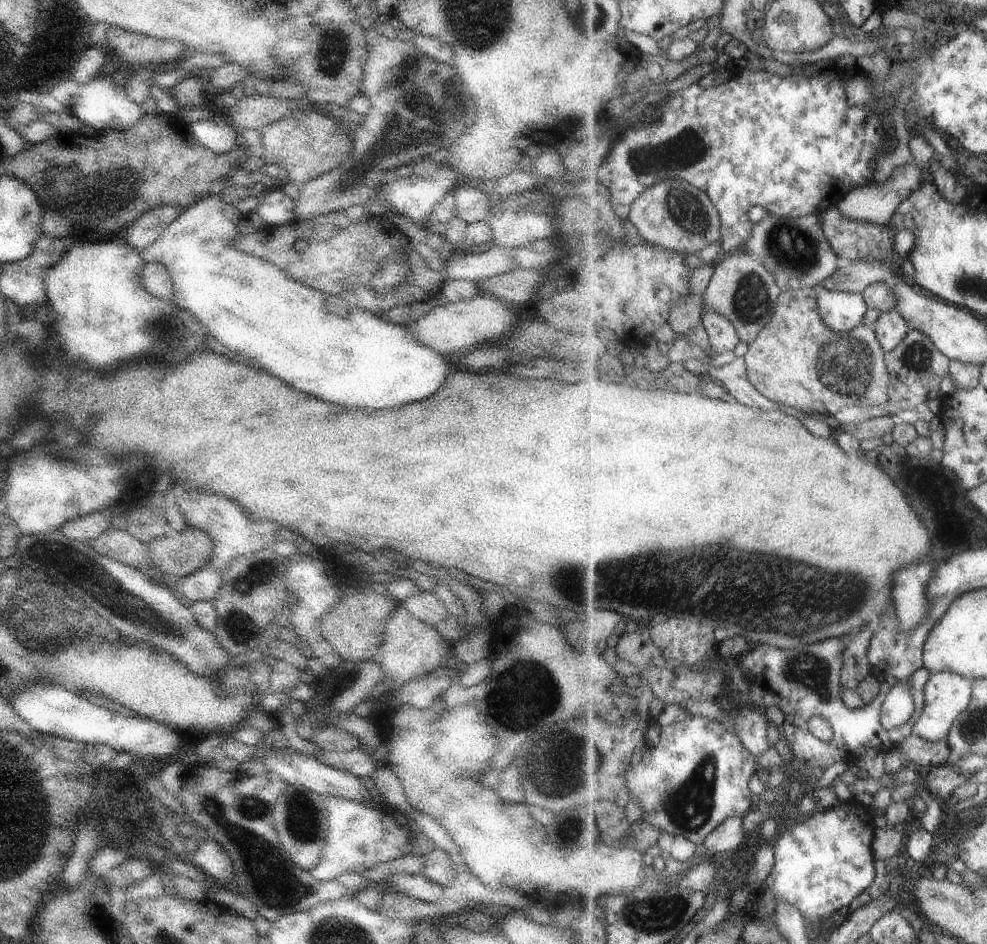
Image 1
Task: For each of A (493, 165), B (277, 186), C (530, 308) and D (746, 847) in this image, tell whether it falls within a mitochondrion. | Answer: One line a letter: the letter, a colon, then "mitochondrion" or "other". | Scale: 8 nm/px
A: other
B: other
C: other
D: other

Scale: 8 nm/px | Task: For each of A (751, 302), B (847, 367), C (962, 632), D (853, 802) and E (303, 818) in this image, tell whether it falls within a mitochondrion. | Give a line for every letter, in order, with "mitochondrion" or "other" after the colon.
A: mitochondrion
B: mitochondrion
C: other
D: other
E: mitochondrion

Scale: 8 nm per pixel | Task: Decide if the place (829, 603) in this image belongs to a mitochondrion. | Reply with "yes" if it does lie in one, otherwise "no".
yes

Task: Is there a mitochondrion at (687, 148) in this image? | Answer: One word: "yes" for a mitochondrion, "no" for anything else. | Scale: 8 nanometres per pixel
yes

